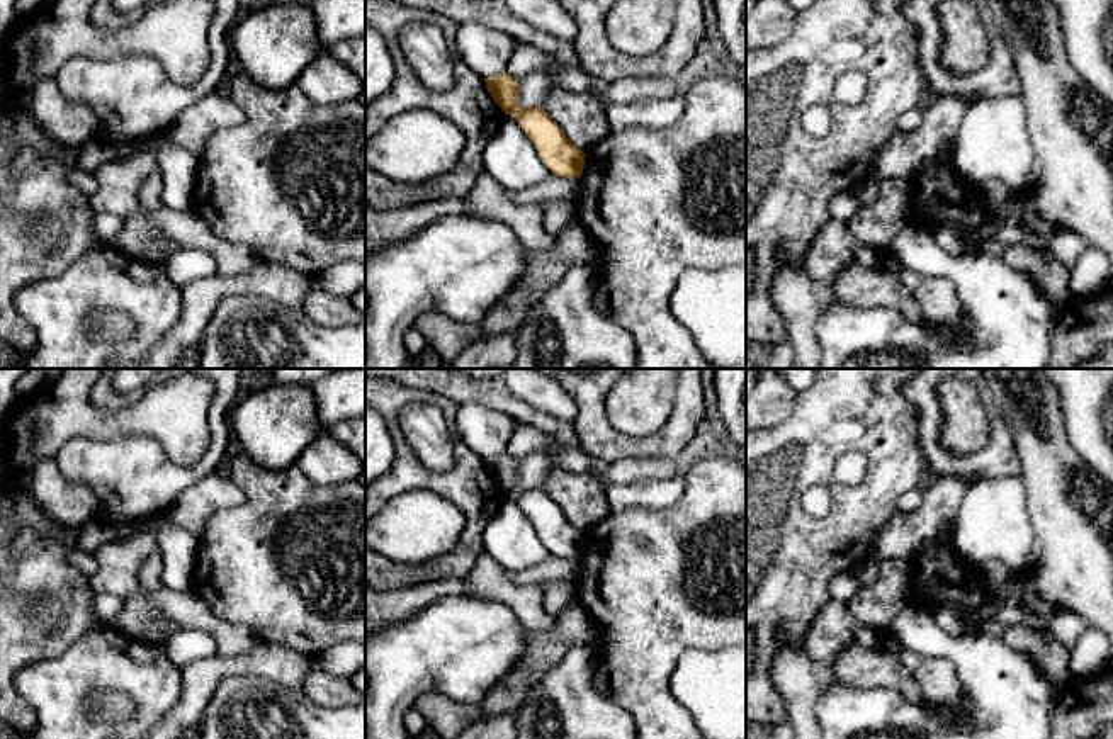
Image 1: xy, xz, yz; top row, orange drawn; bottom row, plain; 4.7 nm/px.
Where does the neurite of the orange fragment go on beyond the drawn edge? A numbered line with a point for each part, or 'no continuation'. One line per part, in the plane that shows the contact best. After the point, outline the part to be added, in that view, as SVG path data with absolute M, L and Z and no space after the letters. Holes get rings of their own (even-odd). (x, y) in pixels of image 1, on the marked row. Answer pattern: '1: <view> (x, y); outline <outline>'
no continuation

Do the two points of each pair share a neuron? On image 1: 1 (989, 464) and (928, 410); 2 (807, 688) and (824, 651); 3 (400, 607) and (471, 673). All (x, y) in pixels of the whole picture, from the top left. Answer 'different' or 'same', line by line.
1: same
2: different
3: different

